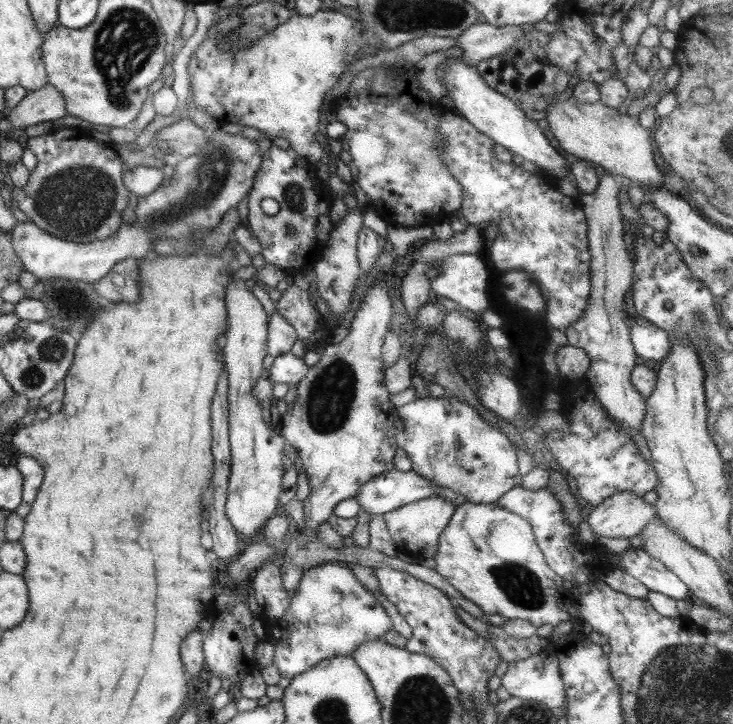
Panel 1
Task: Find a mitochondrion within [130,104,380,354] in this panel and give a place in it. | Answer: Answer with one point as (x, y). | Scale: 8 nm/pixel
(212, 174)

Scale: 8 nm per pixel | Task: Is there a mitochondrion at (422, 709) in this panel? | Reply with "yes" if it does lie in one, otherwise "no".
yes

